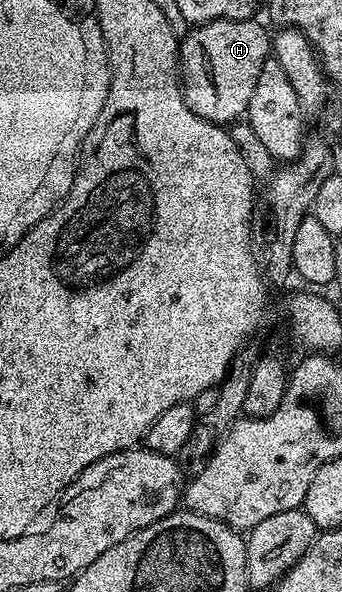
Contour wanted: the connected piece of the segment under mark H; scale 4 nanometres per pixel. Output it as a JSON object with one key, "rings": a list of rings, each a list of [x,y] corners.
{"rings":[[[254,18],[213,20],[192,26],[179,44],[179,65],[183,96],[201,117],[210,123],[231,125],[247,114],[249,97],[257,86],[257,77],[272,54],[273,39]]]}

